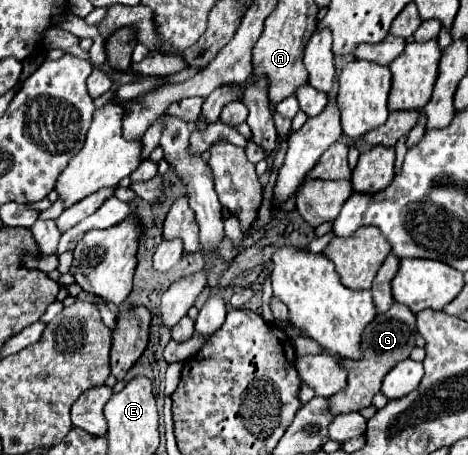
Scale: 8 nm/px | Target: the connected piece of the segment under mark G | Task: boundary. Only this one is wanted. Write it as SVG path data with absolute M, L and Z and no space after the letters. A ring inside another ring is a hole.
M394 303L386 313L380 313L372 325L364 329L362 349L364 357L360 361L340 361L340 365L348 371L348 387L334 397L330 397L332 413L348 413L360 411L372 403L372 397L380 391L384 375L400 361L410 357L410 351L416 347L416 315L400 303Z

